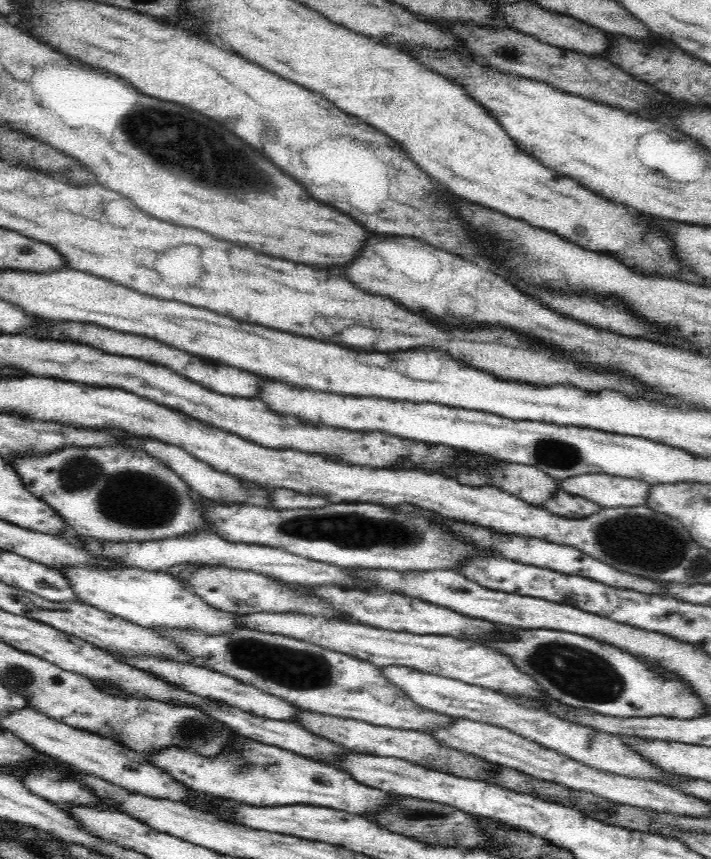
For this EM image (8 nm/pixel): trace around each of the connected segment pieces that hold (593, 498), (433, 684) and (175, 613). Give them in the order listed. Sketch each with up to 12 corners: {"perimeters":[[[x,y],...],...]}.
{"perimeters":[[[588,473],[560,481],[600,509],[648,507],[652,485]],[[413,667],[381,669],[428,710],[506,729],[614,775],[677,786],[621,735]],[[60,570],[79,602],[143,628],[246,629],[162,571]]]}

